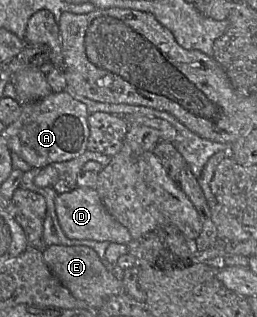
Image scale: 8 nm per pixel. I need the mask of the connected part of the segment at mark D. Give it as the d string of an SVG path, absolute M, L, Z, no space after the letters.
M75 187L66 193L56 195L55 213L61 230L69 239L93 240L124 245L132 240L129 231L106 211L94 188Z

